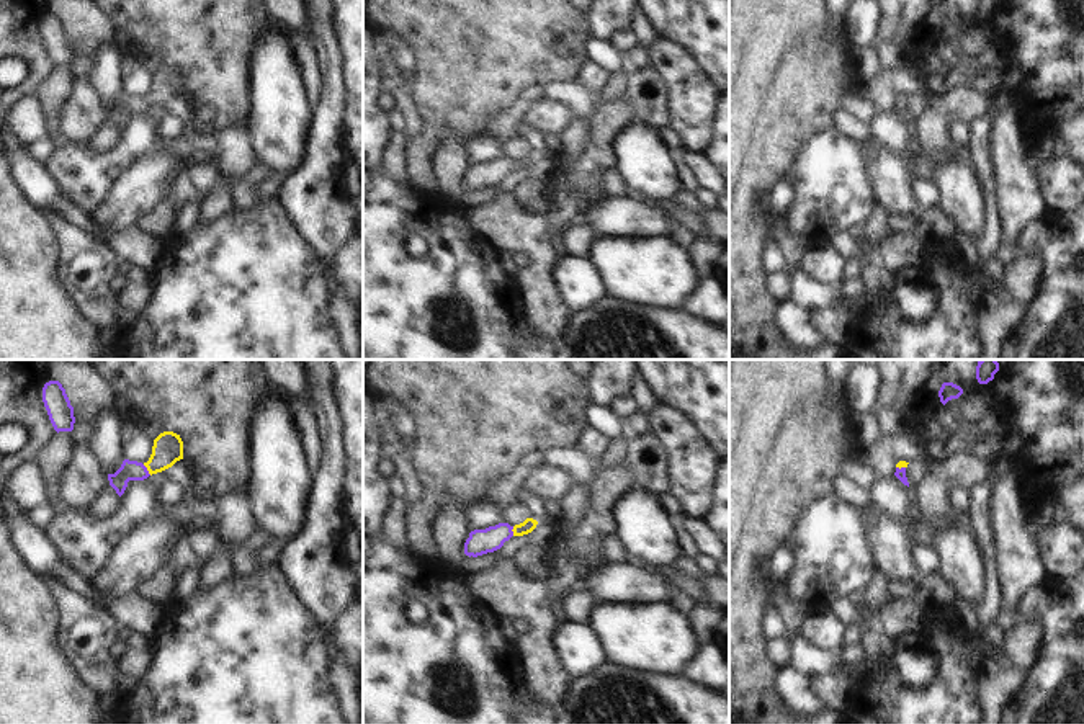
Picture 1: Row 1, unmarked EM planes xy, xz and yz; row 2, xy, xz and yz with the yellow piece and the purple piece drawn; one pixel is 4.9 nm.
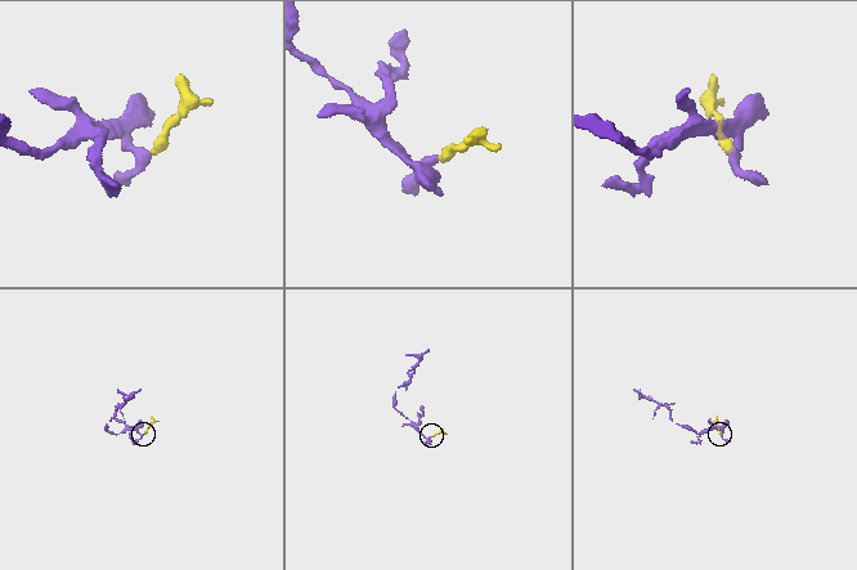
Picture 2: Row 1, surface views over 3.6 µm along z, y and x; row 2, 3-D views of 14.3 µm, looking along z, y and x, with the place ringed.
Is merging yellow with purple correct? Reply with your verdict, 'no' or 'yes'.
yes

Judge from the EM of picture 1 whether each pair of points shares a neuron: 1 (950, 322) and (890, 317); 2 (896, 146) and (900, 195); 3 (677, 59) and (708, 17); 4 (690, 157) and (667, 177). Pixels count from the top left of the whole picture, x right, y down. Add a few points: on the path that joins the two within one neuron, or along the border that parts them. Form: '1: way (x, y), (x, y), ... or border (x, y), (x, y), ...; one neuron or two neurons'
1: way (936, 334), (904, 332); one neuron
2: border (906, 154), (872, 151), (868, 154), (870, 182); two neurons
3: border (661, 36), (677, 41), (710, 77); two neurons
4: border (677, 149), (679, 157); two neurons

